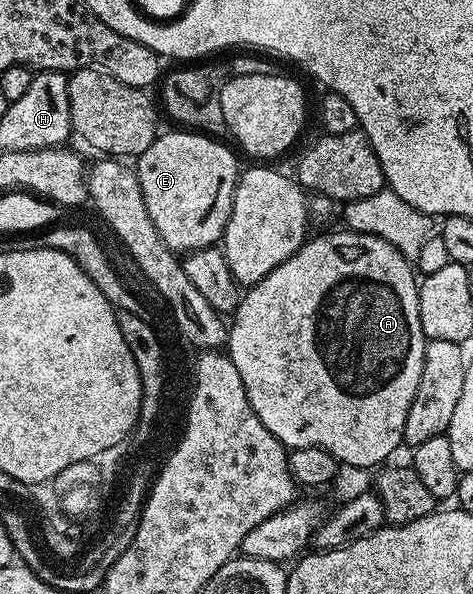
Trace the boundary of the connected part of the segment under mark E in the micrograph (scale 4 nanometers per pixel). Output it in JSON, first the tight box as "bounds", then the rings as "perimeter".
{"bounds":[135,130,239,254],"perimeter":[[[196,130],[177,131],[181,132],[162,131],[157,139],[151,142],[151,146],[147,146],[147,150],[143,150],[143,154],[136,157],[135,171],[139,186],[143,190],[147,214],[151,214],[155,230],[159,230],[159,238],[163,238],[163,242],[172,252],[188,254],[201,248],[214,247],[224,237],[225,227],[231,218],[239,167],[237,168],[237,160],[233,157],[234,149],[220,144],[212,135]]]}

